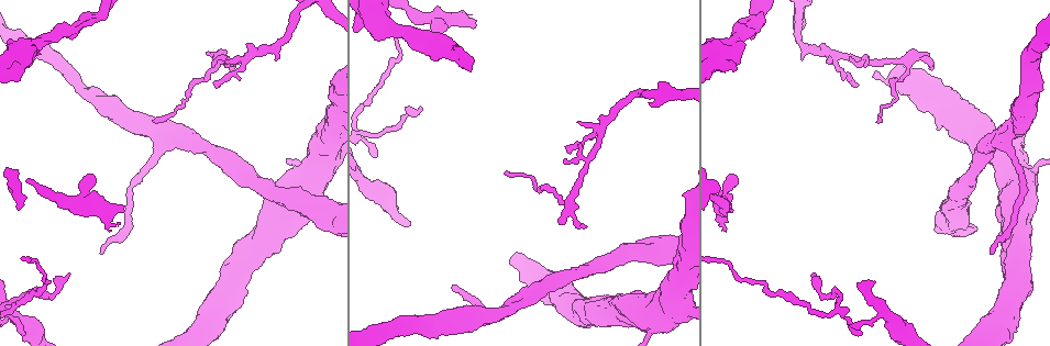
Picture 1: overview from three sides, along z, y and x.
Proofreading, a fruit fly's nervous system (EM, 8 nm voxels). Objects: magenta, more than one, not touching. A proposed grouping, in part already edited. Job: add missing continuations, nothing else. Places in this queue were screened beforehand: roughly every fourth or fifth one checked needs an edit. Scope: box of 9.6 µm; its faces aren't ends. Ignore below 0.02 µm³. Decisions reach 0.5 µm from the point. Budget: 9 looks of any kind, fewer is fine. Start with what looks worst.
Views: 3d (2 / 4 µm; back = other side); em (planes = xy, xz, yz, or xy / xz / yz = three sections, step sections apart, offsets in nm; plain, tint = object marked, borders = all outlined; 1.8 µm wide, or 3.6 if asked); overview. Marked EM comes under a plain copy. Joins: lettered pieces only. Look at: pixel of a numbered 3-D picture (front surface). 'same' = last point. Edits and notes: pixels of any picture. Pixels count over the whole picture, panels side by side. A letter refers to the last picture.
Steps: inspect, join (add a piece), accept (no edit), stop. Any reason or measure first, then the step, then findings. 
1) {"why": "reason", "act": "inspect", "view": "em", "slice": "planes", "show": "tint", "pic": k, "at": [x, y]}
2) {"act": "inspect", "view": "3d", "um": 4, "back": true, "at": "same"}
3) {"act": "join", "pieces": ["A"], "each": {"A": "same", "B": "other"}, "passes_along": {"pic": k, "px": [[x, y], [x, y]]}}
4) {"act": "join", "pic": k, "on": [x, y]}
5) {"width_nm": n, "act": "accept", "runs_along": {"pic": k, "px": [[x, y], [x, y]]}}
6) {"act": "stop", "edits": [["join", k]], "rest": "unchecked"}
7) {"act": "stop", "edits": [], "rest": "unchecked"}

{"why": "branch stops here", "act": "inspect", "view": "3d", "um": 2, "pic": 1, "at": [443, 30]}

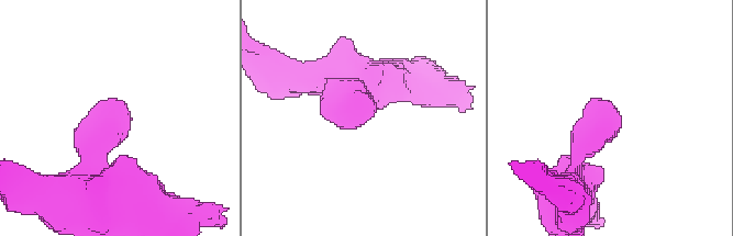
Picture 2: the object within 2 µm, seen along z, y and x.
{"act": "inspect", "view": "em", "slice": "xz", "step": 4, "show": "borders", "pic": 2, "at": [608, 102]}

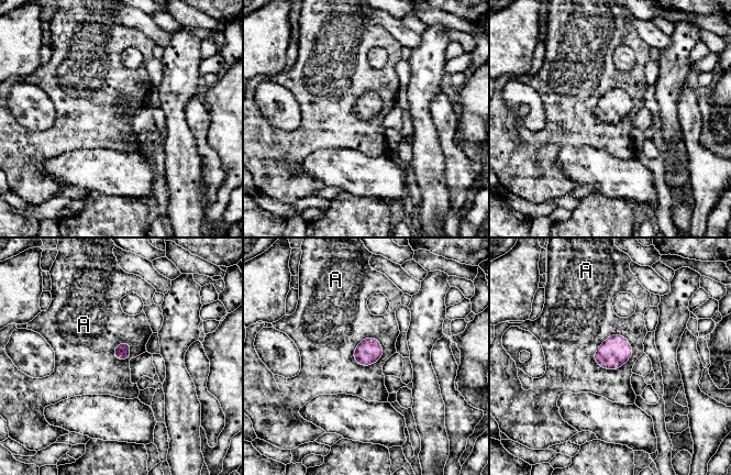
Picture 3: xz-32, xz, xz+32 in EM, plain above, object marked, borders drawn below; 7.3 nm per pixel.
{"longest_contact_nm": ["A", 320], "act": "accept", "each": {"A": "other"}, "border": {"pic": 3, "px": [[633, 350], [616, 369], [593, 360]]}, "found": "no lettered piece goes on from it"}

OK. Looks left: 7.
{"why": "an open end", "act": "inspect", "view": "3d", "um": 2, "pic": 1, "at": [992, 253]}

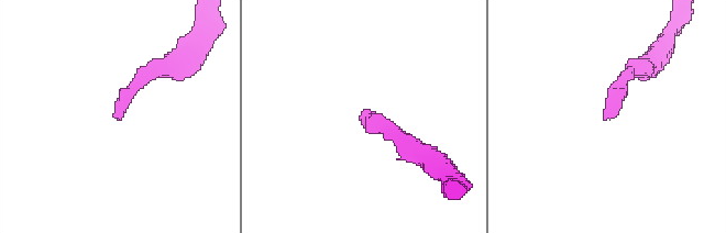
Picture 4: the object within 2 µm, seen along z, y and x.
{"why": "need the tissue", "act": "inspect", "view": "em", "slice": "planes", "show": "borders", "pic": 4, "at": [116, 115]}

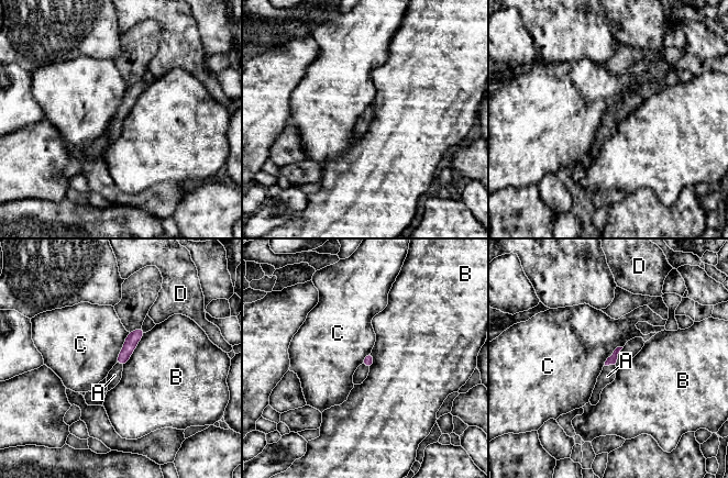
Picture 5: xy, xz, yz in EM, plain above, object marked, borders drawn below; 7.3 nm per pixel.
{"act": "join", "pieces": ["A"], "each": {"A": "same", "B": "other", "C": "other", "D": "other"}, "passes_along": {"pic": 5, "px": [[611, 359], [609, 364], [607, 376]]}, "found": "it goes on there"}

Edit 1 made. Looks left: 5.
{"why": "branch stops here", "act": "inspect", "view": "em", "slice": "planes", "show": "tint", "pic": 1, "at": [561, 223]}

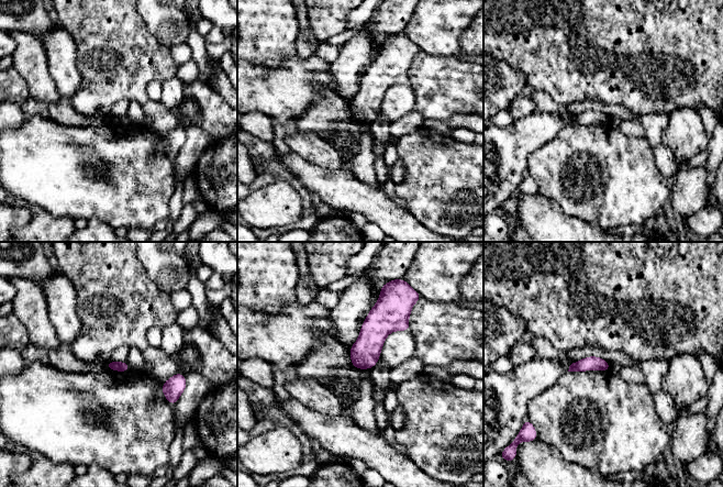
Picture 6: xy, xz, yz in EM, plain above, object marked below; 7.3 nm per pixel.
{"why": "see the neighbours", "act": "inspect", "view": "em", "slice": "planes", "show": "borders", "at": "same"}

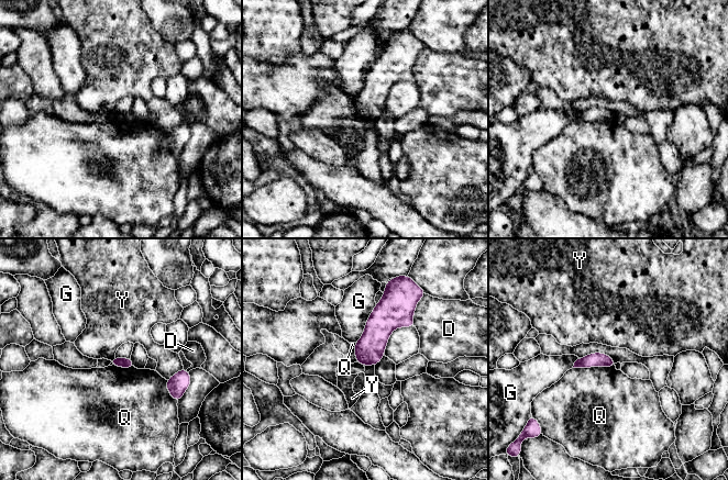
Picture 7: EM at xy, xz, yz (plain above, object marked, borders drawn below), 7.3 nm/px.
{"act": "accept", "each": {"D": "other", "G": "other", "Q": "other", "Y": "other"}, "border": {"pic": 7, "px": [[615, 366], [573, 368]]}, "found": "no lettered piece goes on from it"}

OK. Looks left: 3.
{"why": "sharp bend", "act": "inspect", "view": "em", "slice": "planes", "show": "borders", "pic": 1, "at": [824, 296]}

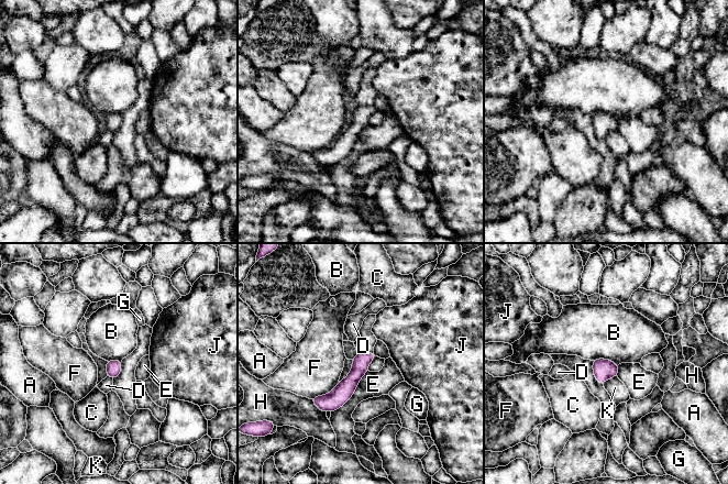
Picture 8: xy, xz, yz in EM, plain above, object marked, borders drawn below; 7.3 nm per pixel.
{"act": "accept", "each": {"A": "other", "B": "other", "C": "other", "D": "other", "E": "other", "F": "other", "G": "other", "H": "other", "J": "other", "K": "other"}, "border": {"pic": 8, "px": [[592, 360], [605, 358], [618, 364]]}, "found": "no lettered piece goes on from it"}

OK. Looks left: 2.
{"act": "stop", "edits": [["join", 5]], "rest": "unchecked"}

